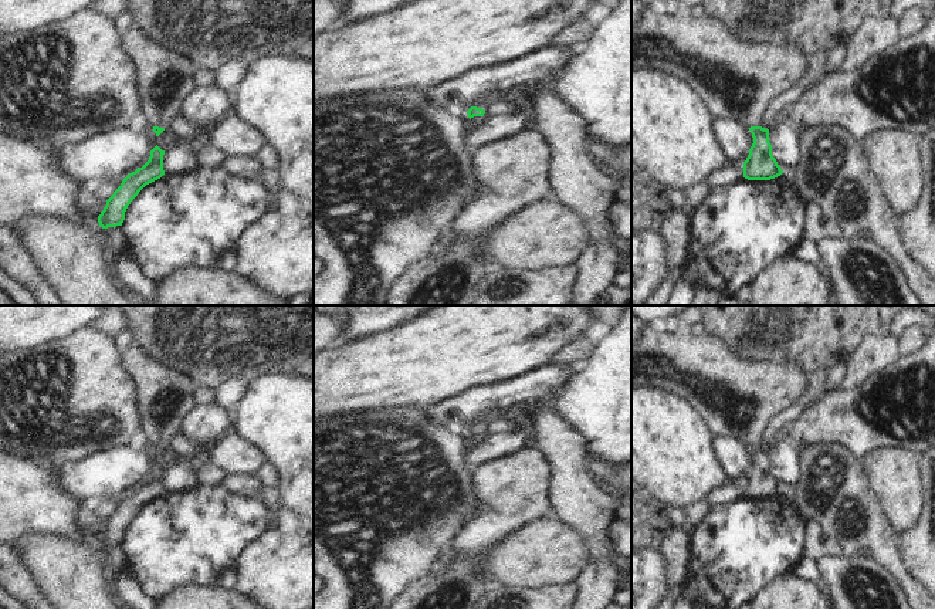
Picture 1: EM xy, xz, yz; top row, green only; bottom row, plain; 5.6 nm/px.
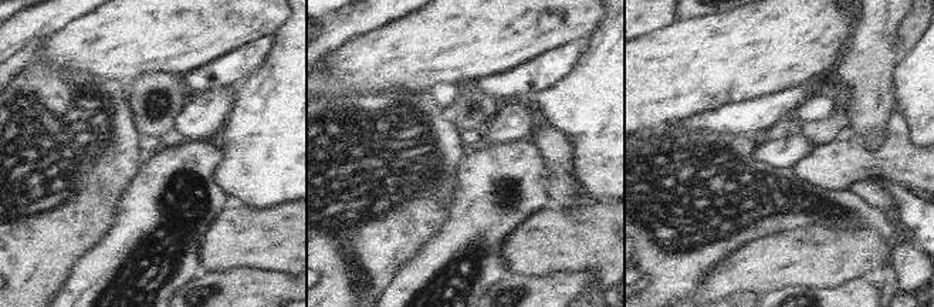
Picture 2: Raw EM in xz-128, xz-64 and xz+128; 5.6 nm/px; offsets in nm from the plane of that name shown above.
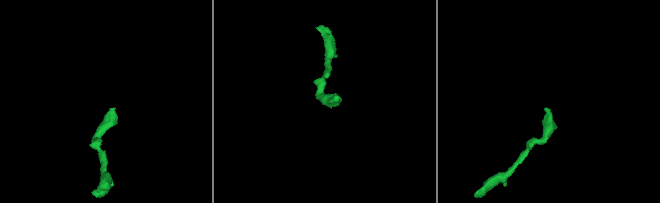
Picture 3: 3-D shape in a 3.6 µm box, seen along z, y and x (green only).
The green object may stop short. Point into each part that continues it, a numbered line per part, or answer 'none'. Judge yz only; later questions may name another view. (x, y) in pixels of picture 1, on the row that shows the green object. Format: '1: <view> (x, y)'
1: yz (735, 77)

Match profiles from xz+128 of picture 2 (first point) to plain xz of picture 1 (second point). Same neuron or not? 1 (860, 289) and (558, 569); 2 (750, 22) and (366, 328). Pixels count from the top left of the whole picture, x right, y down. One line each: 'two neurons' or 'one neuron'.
1: two neurons
2: two neurons

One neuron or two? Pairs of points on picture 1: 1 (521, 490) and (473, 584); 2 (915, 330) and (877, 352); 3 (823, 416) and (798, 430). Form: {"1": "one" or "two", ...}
{"1": "one", "2": "two", "3": "one"}

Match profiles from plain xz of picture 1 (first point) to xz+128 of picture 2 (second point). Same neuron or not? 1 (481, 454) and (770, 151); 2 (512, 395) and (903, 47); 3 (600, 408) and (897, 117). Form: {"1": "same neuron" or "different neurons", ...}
{"1": "same neuron", "2": "different neurons", "3": "different neurons"}

